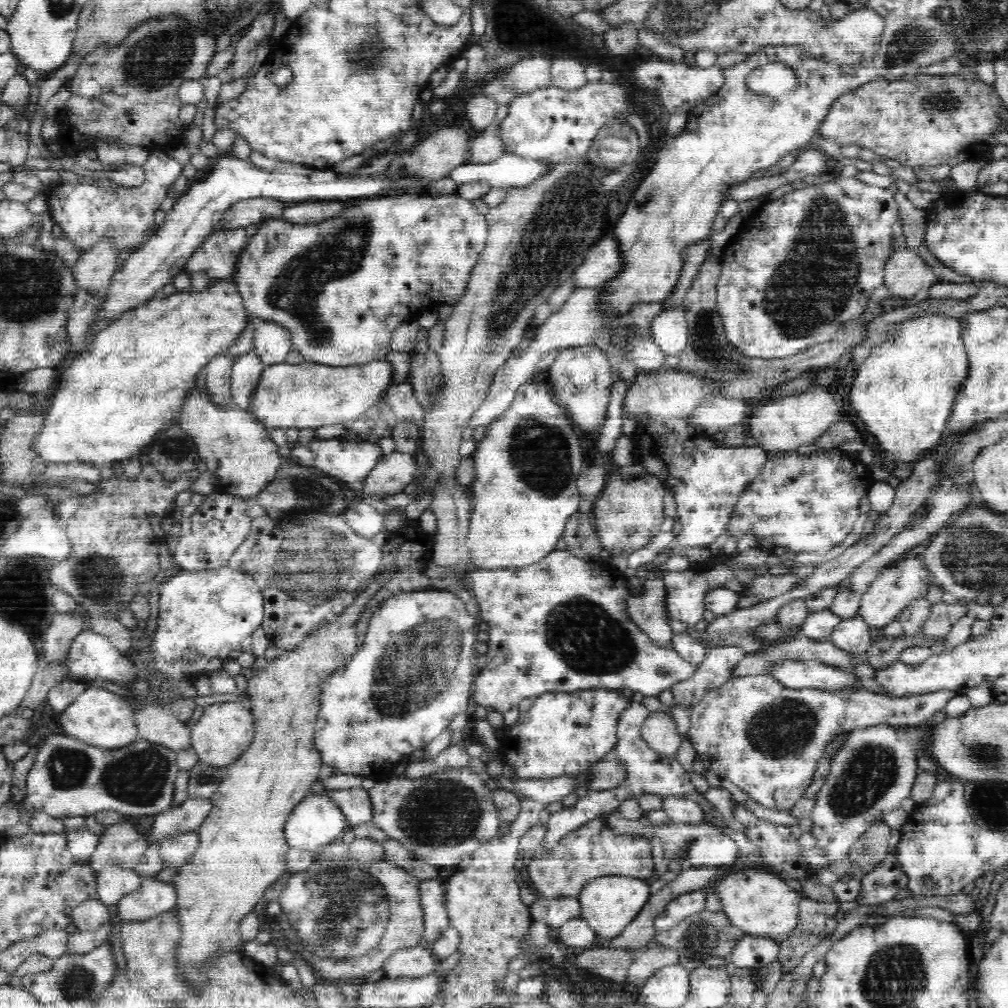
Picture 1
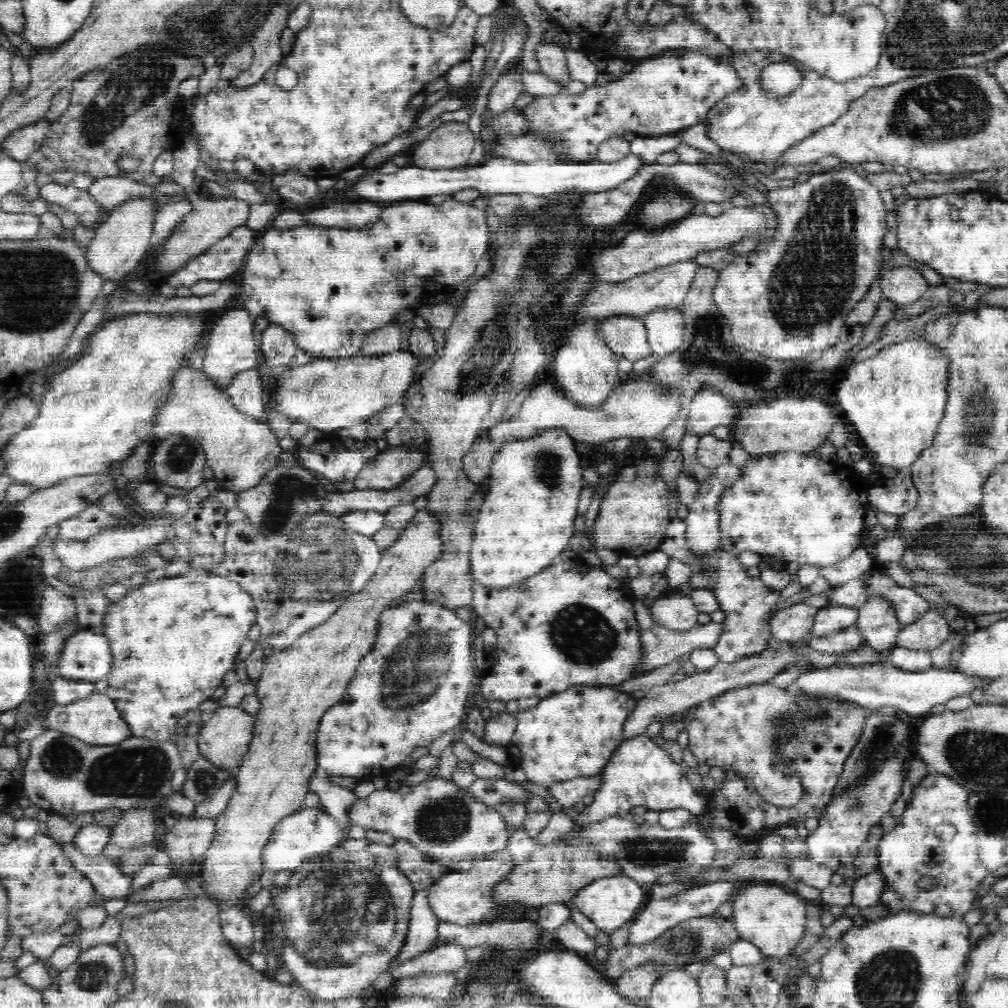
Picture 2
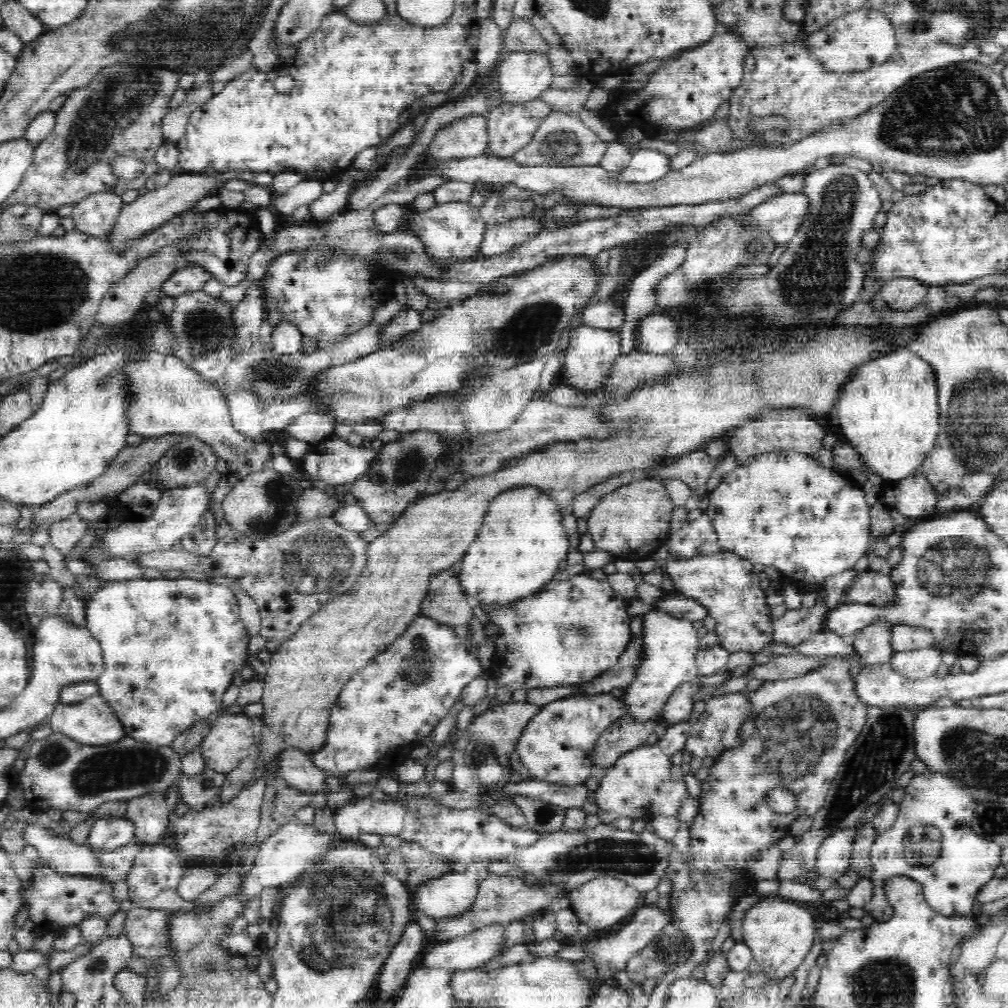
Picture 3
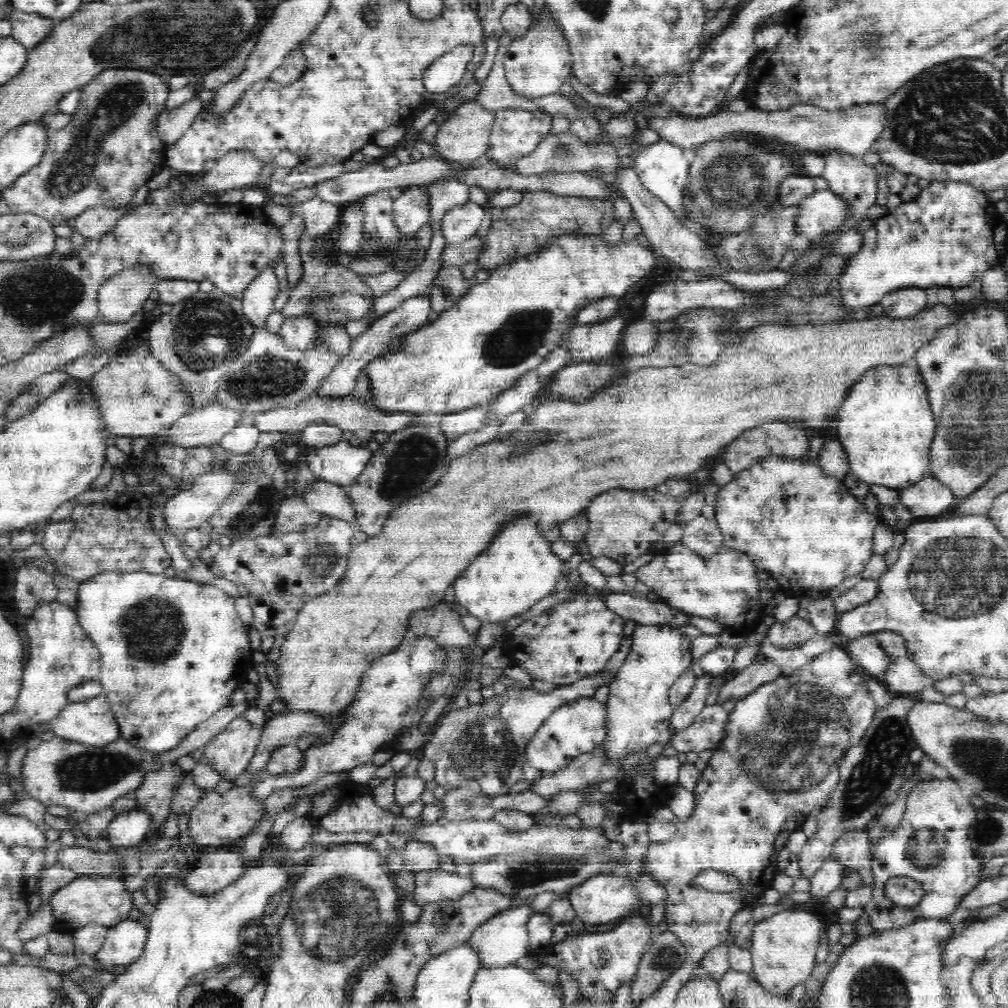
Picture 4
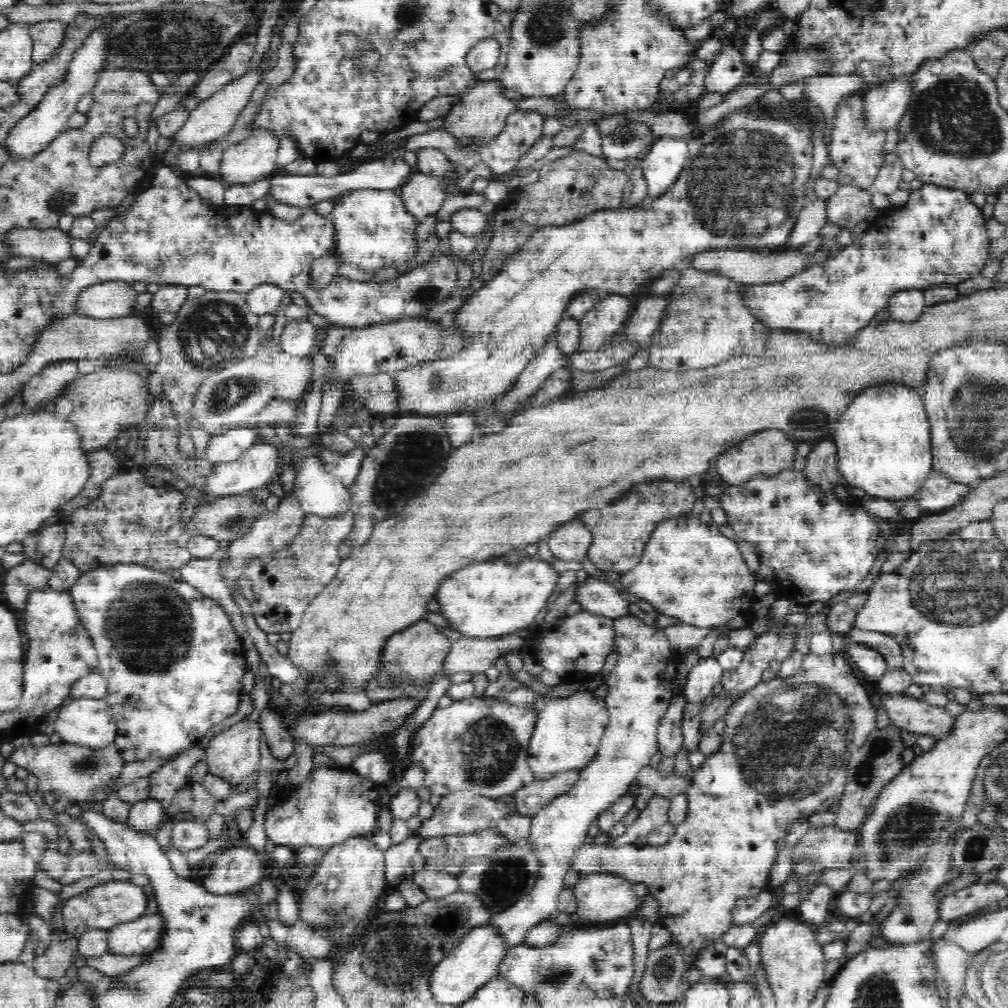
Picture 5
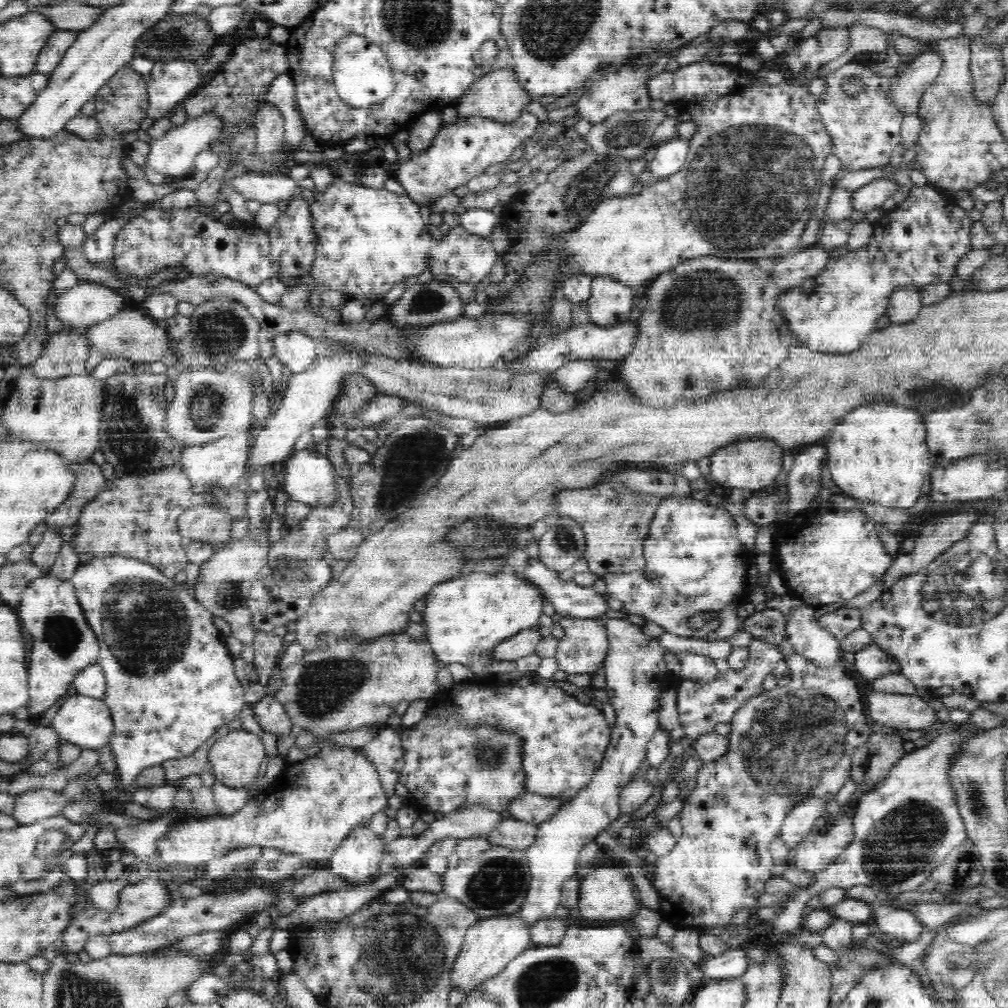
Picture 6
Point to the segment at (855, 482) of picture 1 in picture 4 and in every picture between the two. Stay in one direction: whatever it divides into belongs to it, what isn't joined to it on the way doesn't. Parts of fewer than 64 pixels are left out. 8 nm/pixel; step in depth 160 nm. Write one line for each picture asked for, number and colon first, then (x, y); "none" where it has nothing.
2: (791, 507)
3: (784, 509)
4: (804, 527)

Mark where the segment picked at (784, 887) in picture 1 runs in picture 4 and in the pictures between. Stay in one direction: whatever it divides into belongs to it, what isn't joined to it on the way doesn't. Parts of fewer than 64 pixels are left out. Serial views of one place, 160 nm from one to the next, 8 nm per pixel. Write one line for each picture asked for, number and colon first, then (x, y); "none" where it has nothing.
2: (767, 914)
3: (780, 932)
4: (784, 945)

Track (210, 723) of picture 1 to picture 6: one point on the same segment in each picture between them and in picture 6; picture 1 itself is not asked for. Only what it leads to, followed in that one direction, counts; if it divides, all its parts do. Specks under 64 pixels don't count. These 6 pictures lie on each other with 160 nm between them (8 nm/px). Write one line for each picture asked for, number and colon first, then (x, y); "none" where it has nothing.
2: (224, 738)
3: (231, 736)
4: (230, 749)
5: (234, 754)
6: (235, 759)

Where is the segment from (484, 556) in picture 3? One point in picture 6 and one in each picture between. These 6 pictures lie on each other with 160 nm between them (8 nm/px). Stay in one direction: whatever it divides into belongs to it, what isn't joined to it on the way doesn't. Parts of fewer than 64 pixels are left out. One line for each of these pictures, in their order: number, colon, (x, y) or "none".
4: (518, 569)
5: (494, 597)
6: (464, 617)

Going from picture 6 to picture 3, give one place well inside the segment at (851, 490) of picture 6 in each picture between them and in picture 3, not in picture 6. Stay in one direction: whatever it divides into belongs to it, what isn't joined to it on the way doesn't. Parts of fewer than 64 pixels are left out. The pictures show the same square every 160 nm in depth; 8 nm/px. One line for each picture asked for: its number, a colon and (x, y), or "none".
3: (888, 409)
4: (886, 425)
5: (883, 438)

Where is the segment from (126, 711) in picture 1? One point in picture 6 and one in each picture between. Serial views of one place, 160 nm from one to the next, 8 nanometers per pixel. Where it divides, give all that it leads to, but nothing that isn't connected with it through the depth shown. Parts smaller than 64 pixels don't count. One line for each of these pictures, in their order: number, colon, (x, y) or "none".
2: (96, 720)
3: (92, 722)
4: (91, 722)
5: (87, 721)
6: (83, 720)

